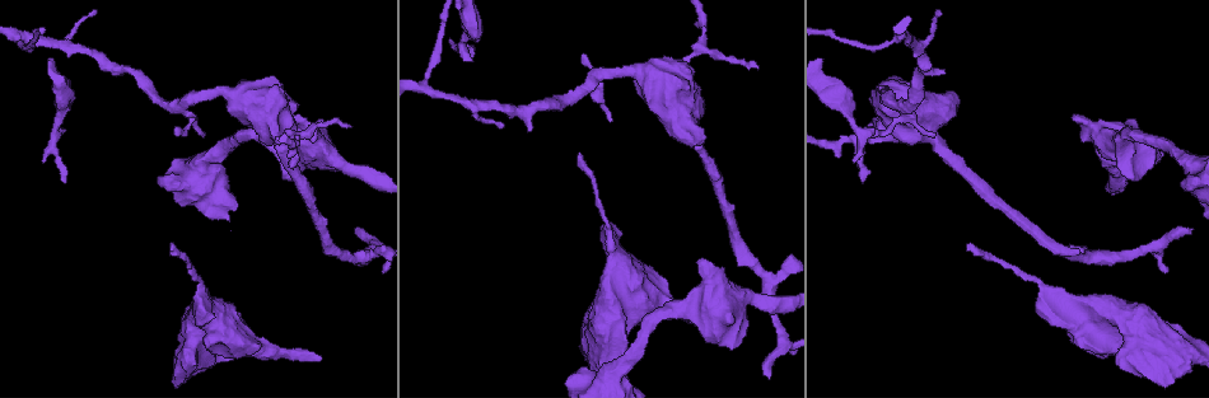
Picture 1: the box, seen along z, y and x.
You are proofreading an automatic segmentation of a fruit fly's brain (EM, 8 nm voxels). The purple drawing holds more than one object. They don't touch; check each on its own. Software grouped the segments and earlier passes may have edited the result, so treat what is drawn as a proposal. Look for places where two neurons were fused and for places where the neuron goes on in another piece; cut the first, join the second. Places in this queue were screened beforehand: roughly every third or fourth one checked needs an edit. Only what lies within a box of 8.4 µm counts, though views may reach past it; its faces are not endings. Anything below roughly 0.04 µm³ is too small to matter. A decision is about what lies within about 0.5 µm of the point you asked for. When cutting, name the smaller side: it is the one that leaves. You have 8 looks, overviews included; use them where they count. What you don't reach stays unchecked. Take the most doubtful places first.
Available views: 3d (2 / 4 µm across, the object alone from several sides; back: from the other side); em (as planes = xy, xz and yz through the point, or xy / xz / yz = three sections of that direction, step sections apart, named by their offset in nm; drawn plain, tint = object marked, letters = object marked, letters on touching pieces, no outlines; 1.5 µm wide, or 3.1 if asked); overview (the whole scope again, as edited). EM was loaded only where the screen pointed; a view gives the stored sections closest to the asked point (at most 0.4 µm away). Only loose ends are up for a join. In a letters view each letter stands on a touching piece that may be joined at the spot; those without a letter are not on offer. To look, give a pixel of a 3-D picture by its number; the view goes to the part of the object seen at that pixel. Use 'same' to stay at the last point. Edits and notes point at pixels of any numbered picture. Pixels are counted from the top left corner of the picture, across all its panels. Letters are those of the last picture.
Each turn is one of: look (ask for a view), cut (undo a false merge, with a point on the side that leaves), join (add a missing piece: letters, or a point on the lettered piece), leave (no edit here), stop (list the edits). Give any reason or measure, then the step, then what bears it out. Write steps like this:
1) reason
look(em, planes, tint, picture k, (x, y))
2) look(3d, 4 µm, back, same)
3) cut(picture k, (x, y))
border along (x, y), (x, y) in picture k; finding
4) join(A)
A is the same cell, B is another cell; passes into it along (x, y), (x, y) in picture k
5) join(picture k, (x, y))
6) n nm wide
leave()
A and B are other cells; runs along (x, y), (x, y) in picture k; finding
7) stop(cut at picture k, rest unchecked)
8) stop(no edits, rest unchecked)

free end
look(em, xy, step 4, tint, picture 1, (320, 357))

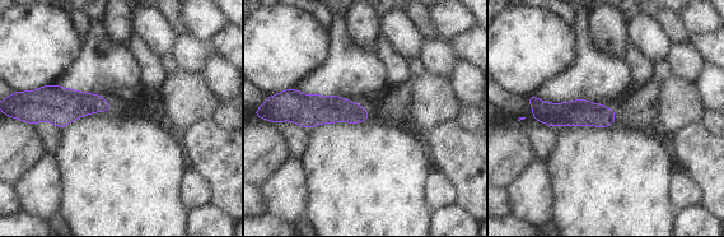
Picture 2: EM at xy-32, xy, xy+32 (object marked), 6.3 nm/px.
look(em, xy, step 4, letters, same)

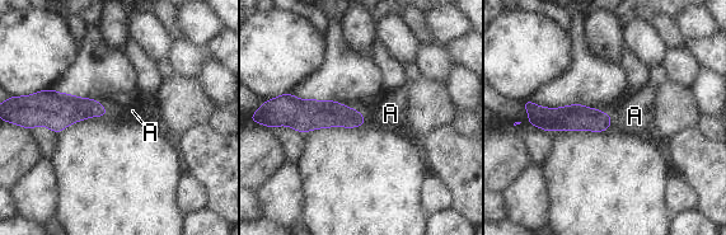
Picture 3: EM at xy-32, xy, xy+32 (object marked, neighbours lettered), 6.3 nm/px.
join(A)
A is the same cell; passes into it along (576, 117), (610, 120), (635, 116) in picture 3; the neuron continues

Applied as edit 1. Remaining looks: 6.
see it whole again
look(overview)

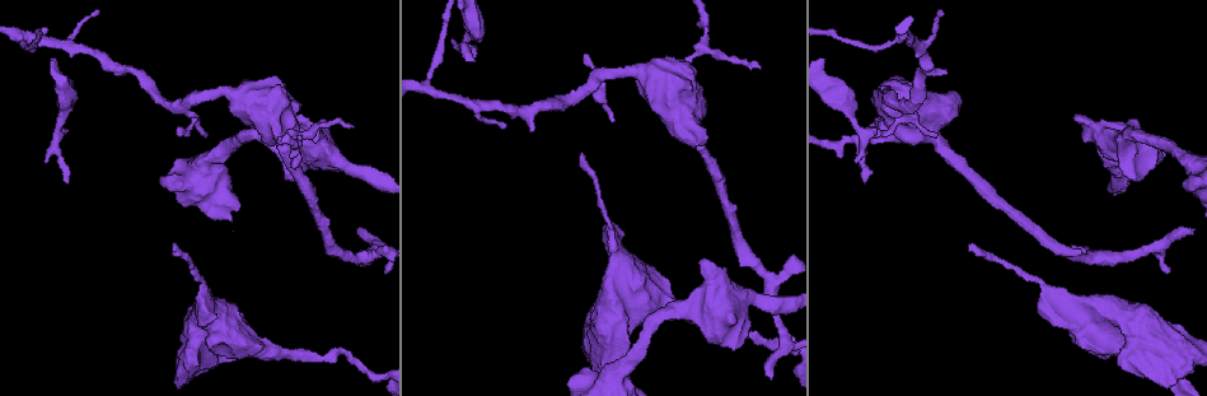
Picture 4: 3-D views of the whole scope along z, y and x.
calibre changes
look(3d, 4 µm, picture 4, (278, 139))

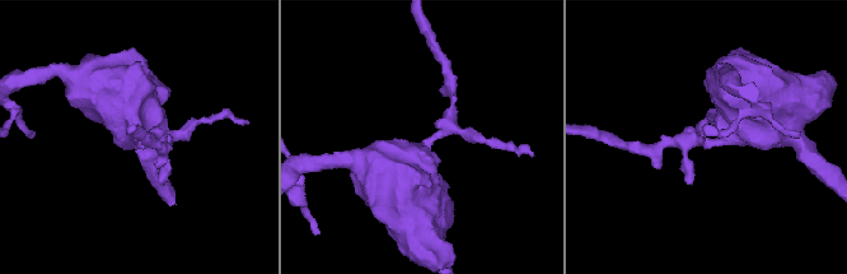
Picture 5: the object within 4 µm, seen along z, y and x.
shape alone is not enough
look(em, xy, step 4, tint, picture 5, (424, 144))

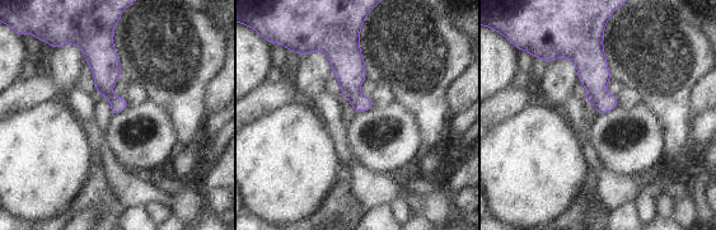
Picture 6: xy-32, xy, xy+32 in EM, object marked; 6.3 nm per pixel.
another direction
look(em, planes, letters, same)

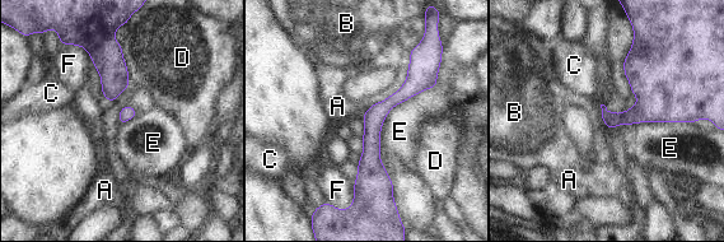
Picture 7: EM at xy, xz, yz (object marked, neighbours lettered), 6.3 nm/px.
leave()
A, B, C, D, E and F are other cells; runs along (412, 60), (414, 82), (373, 120), (360, 196) in picture 7; one neuron here

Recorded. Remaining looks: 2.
abrupt turn
look(3d, 2 µm, picture 4, (23, 35))

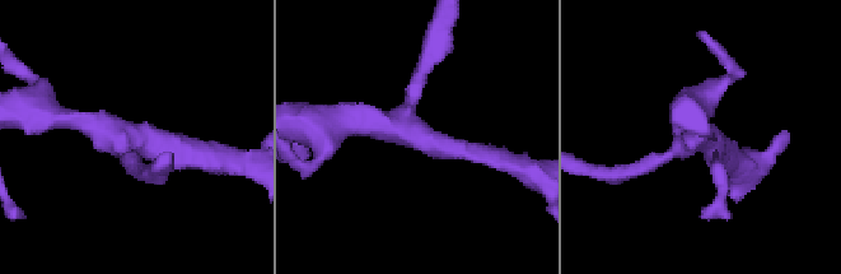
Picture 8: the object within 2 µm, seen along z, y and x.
now the EM
look(em, planes, letters, picture 8, (405, 122))

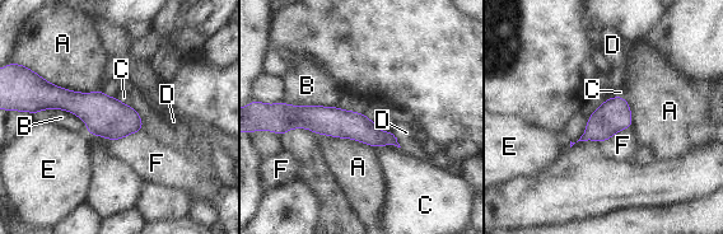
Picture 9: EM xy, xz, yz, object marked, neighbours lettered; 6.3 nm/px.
leave()
A, B, C, D, E and F are other cells; runs along (287, 112), (393, 141) in picture 9; continuous, no second neuron

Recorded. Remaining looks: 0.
stop(join at picture 3, rest unchecked)

